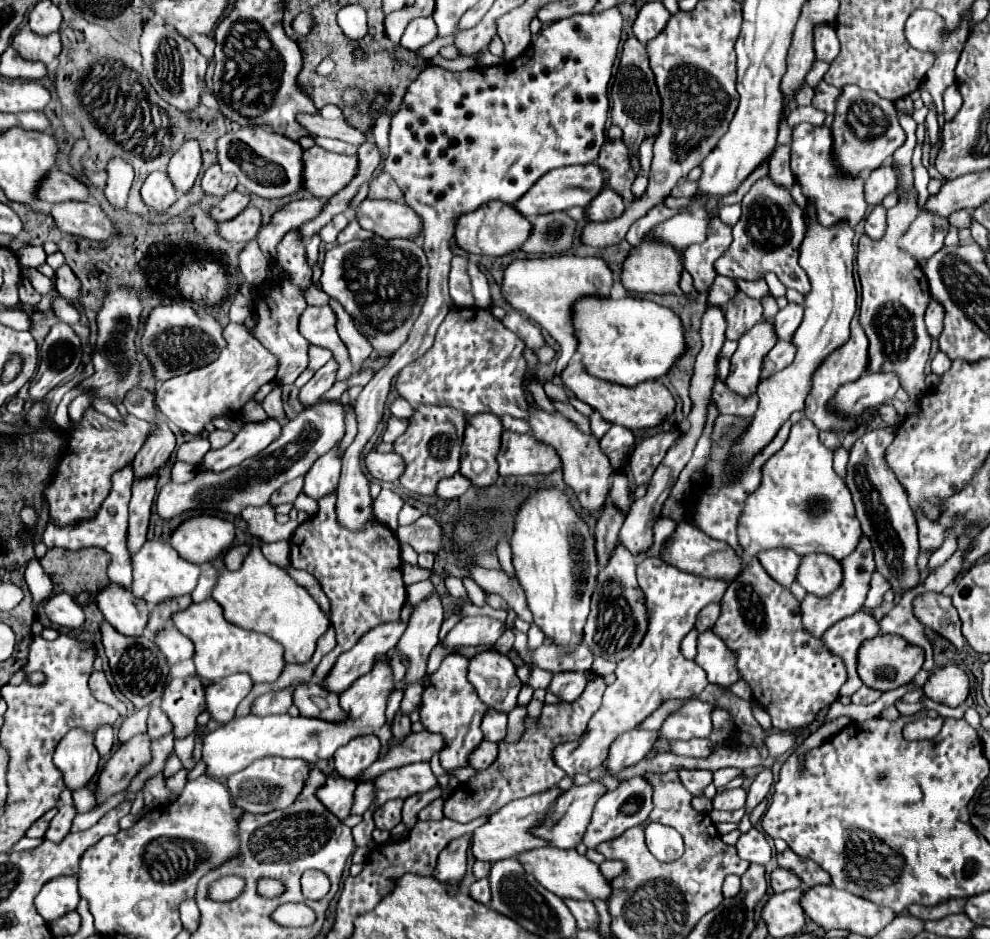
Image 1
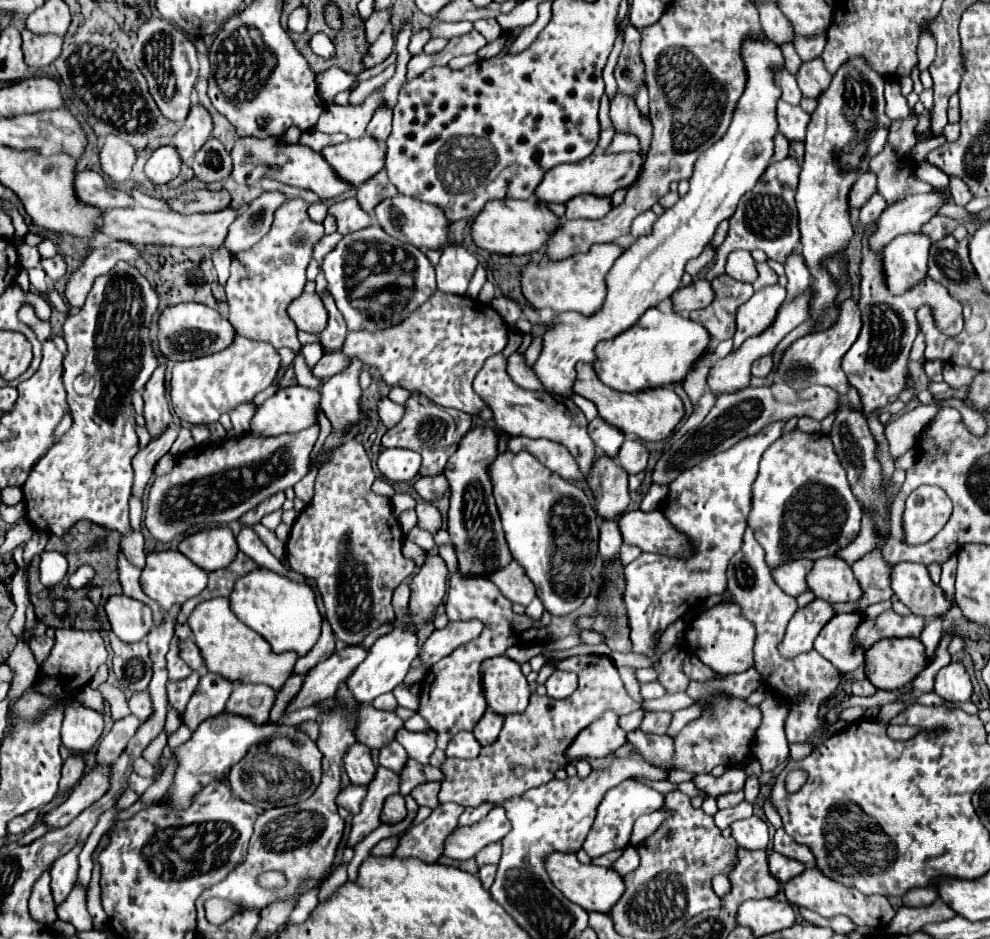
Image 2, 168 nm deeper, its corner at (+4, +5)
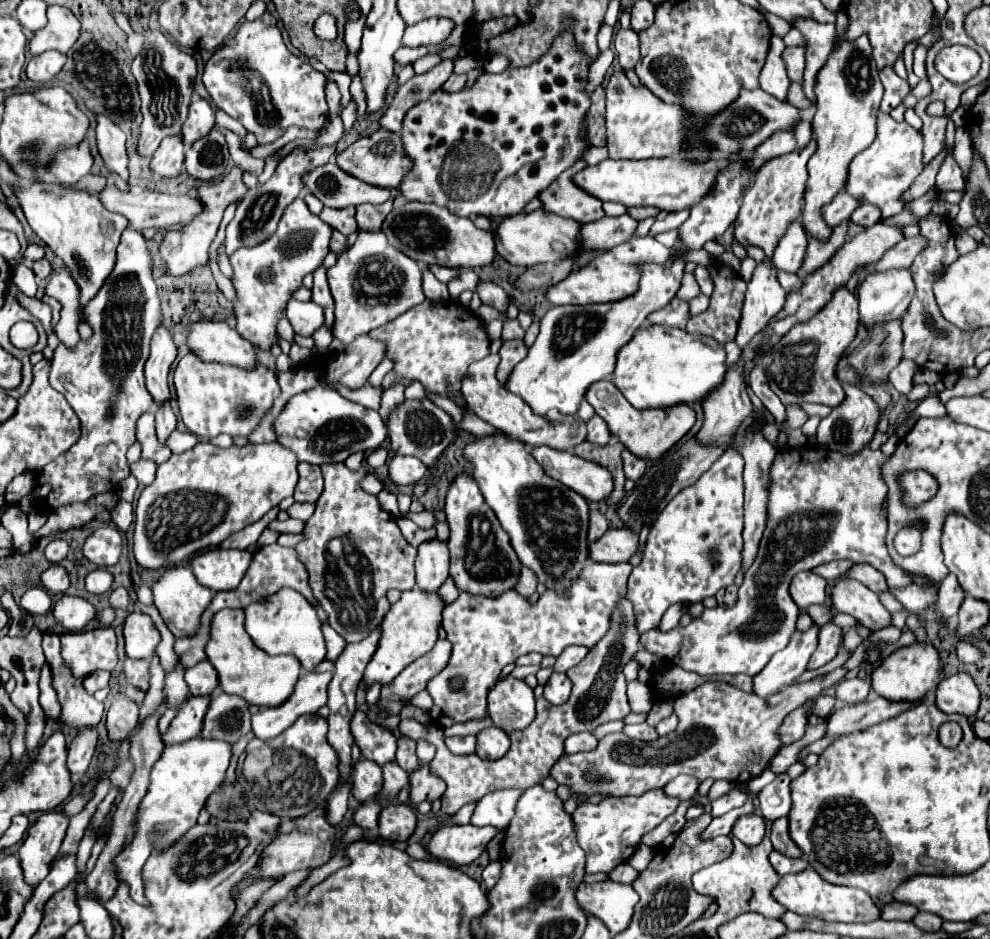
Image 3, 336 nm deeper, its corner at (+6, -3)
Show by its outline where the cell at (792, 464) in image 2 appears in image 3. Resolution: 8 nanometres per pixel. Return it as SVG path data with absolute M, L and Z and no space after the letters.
M823 446L779 452L773 464L773 486L769 488L767 528L759 552L739 586L735 606L705 608L691 624L675 626L667 632L653 628L641 634L641 646L665 662L679 664L701 676L739 672L755 676L775 652L789 644L797 630L795 622L801 610L789 594L791 578L797 572L813 570L819 564L831 562L831 558L847 558L867 562L883 572L889 588L913 584L905 570L893 566L885 548L885 482L881 482L879 474L885 458L881 450L869 446L857 454L831 452Z

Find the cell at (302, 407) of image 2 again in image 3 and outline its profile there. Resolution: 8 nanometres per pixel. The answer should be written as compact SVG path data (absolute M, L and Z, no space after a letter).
M315 386L307 392L293 396L289 400L289 406L285 406L285 412L281 412L281 418L277 418L275 430L279 442L293 450L301 462L317 466L345 462L351 454L359 450L373 452L381 448L389 436L389 430L377 410L355 404L327 386Z

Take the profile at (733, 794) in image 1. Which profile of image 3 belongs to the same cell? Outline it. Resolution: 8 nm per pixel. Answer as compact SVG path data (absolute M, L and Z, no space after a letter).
M673 778L671 782L667 782L663 786L663 792L671 798L679 798L679 800L689 800L697 794L697 788L699 788L699 782L695 778Z

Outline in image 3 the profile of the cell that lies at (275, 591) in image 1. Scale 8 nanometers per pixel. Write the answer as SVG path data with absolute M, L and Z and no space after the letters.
M281 590L273 598L267 598L259 608L257 602L245 610L247 620L245 626L253 642L265 650L267 654L293 654L305 670L313 670L319 662L325 660L325 642L321 632L321 622L313 610L313 606L295 590Z

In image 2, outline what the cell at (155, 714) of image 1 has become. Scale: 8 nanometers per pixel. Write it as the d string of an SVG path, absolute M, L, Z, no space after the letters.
M147 690L133 694L129 700L129 708L131 708L133 716L137 716L141 722L145 722L153 714L153 706L151 706L151 698L149 698Z

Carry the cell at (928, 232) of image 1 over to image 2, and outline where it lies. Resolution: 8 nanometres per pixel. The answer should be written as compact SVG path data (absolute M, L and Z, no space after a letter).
M921 232L901 234L885 246L883 270L893 294L903 294L903 290L909 290L919 278L927 276L929 248L931 238Z

